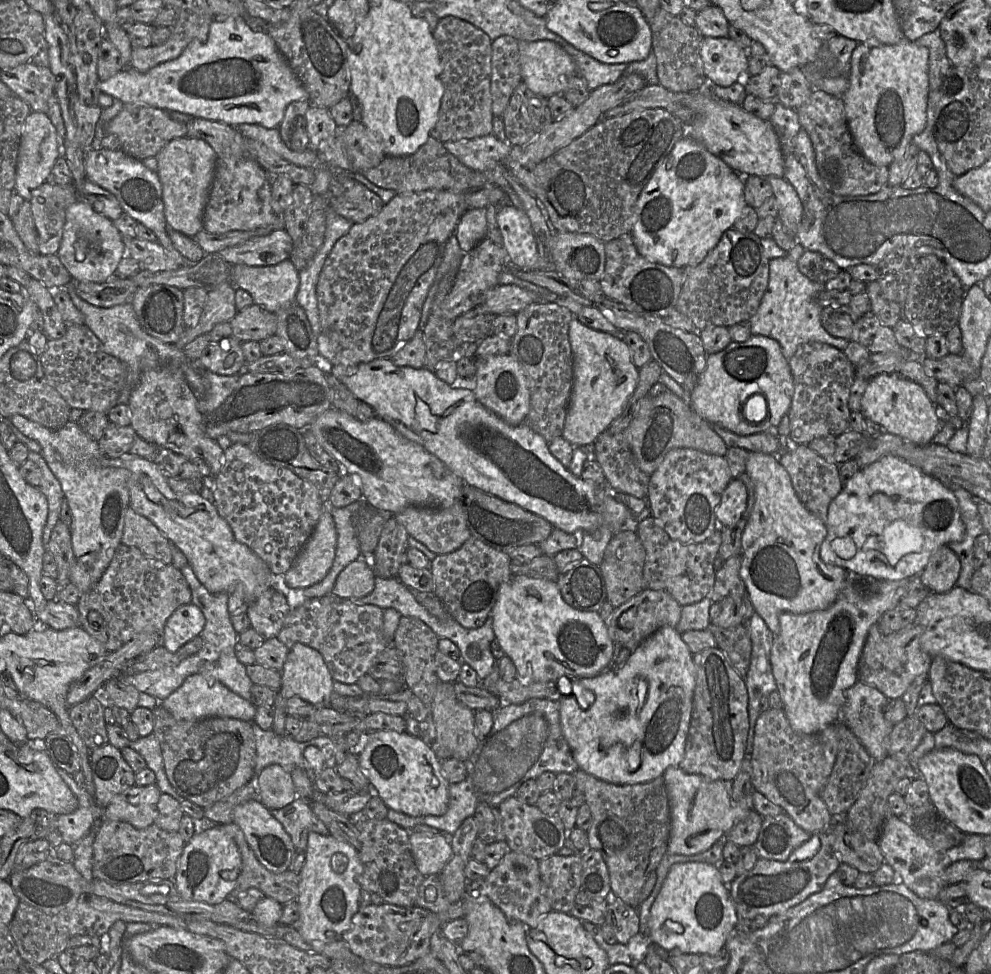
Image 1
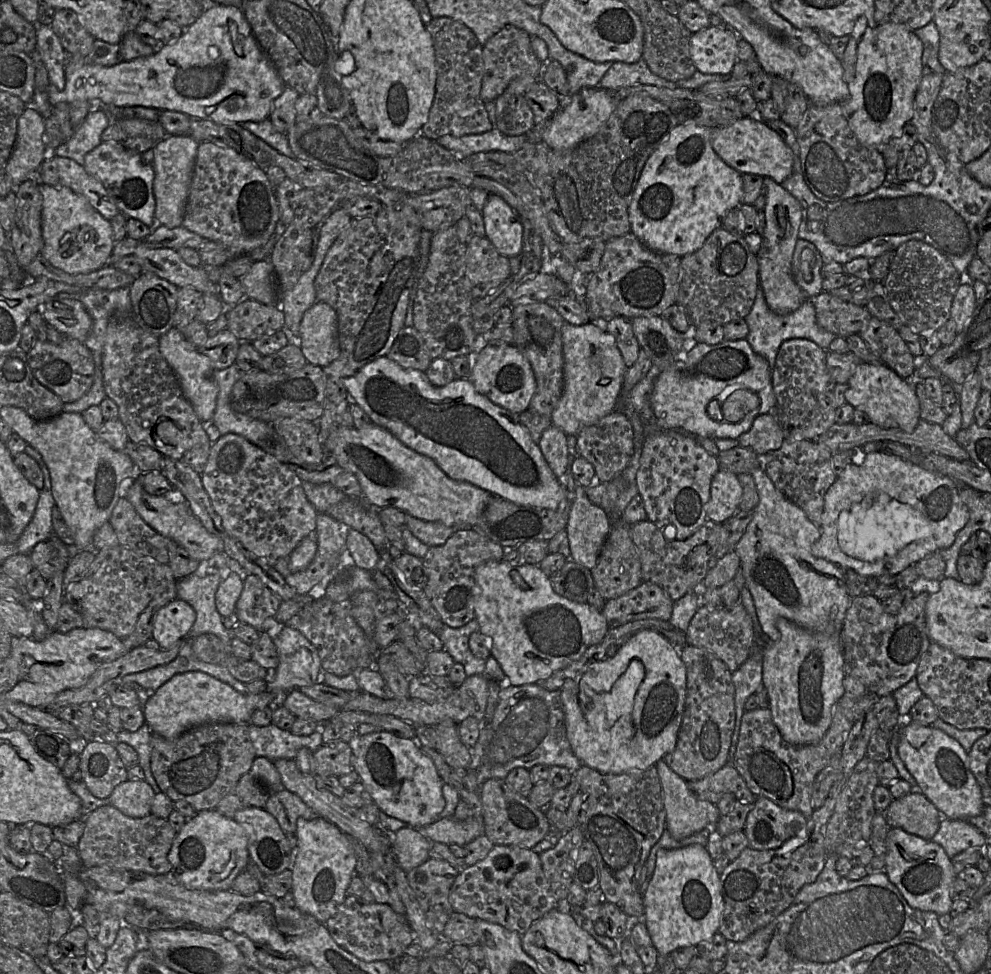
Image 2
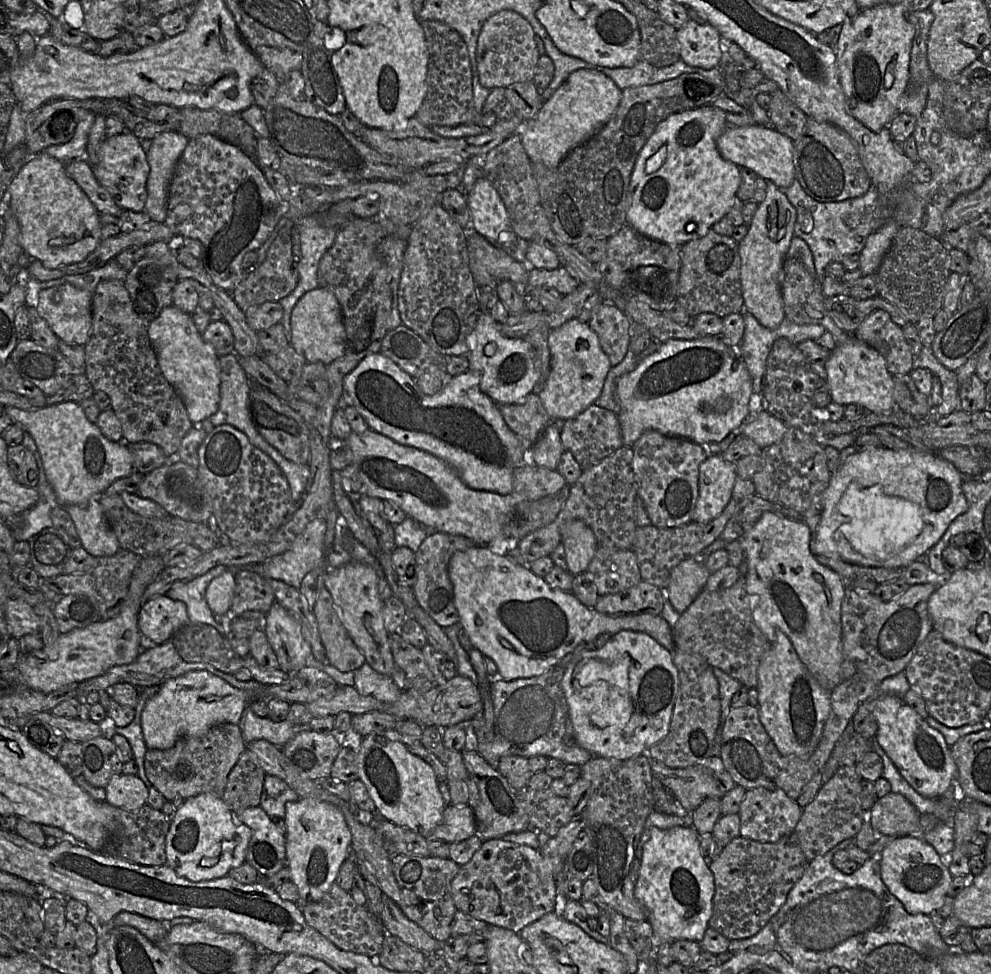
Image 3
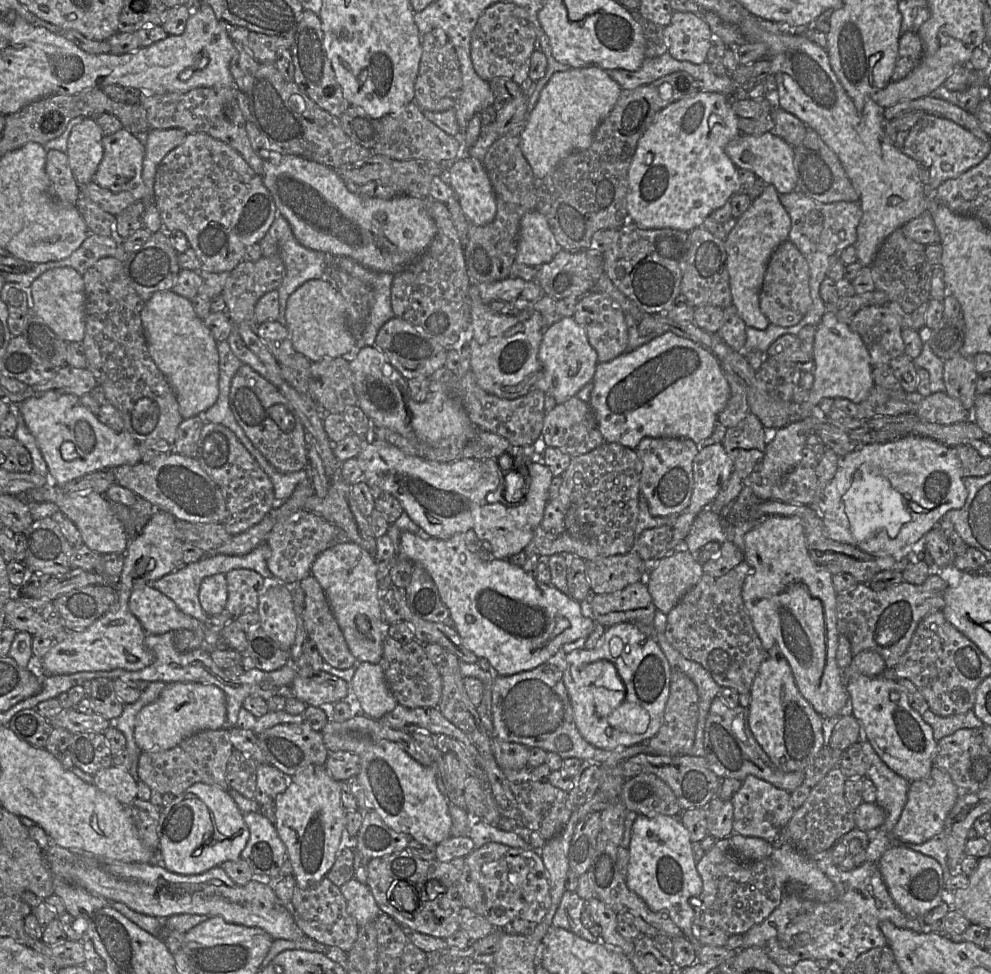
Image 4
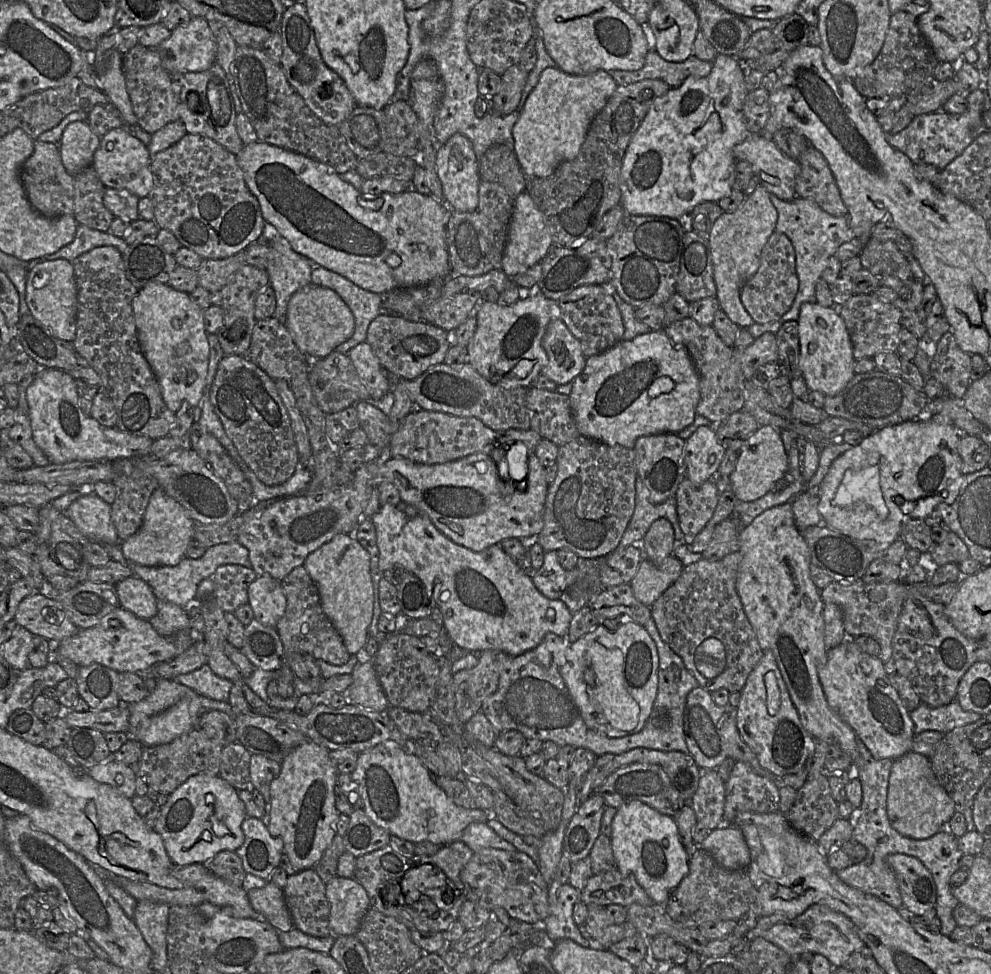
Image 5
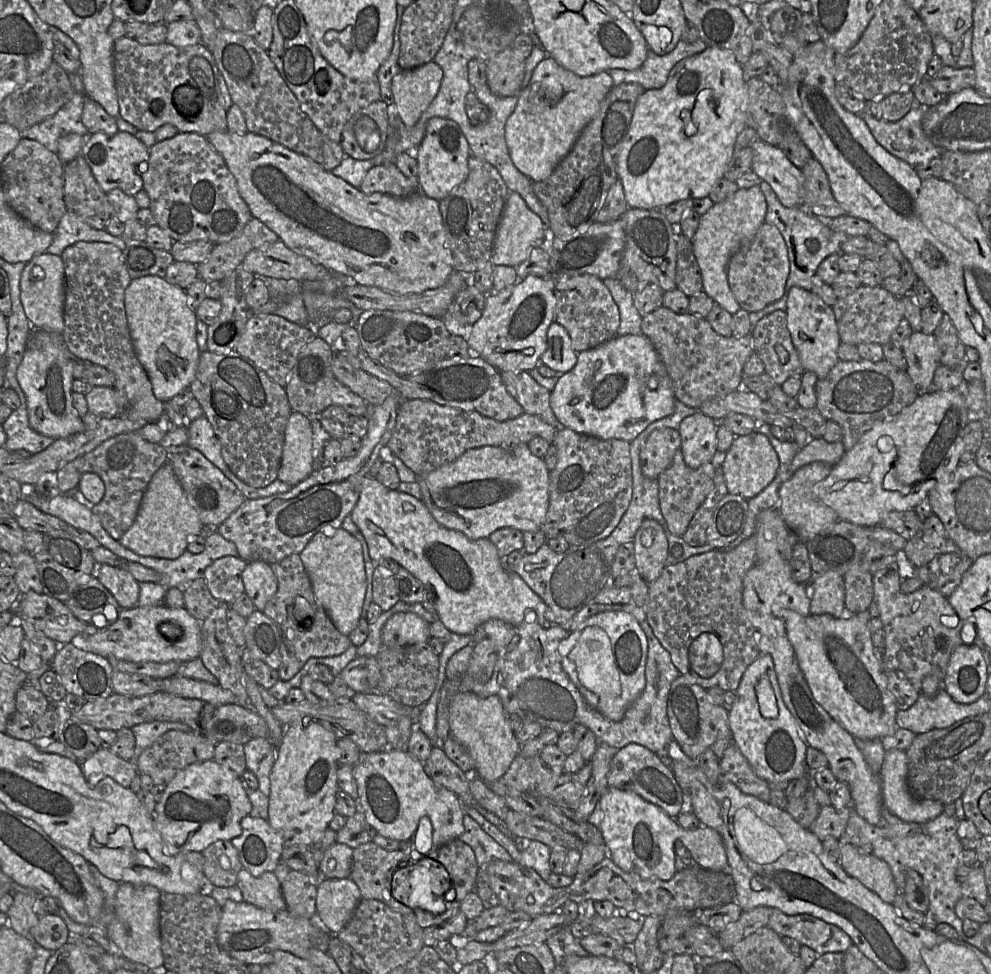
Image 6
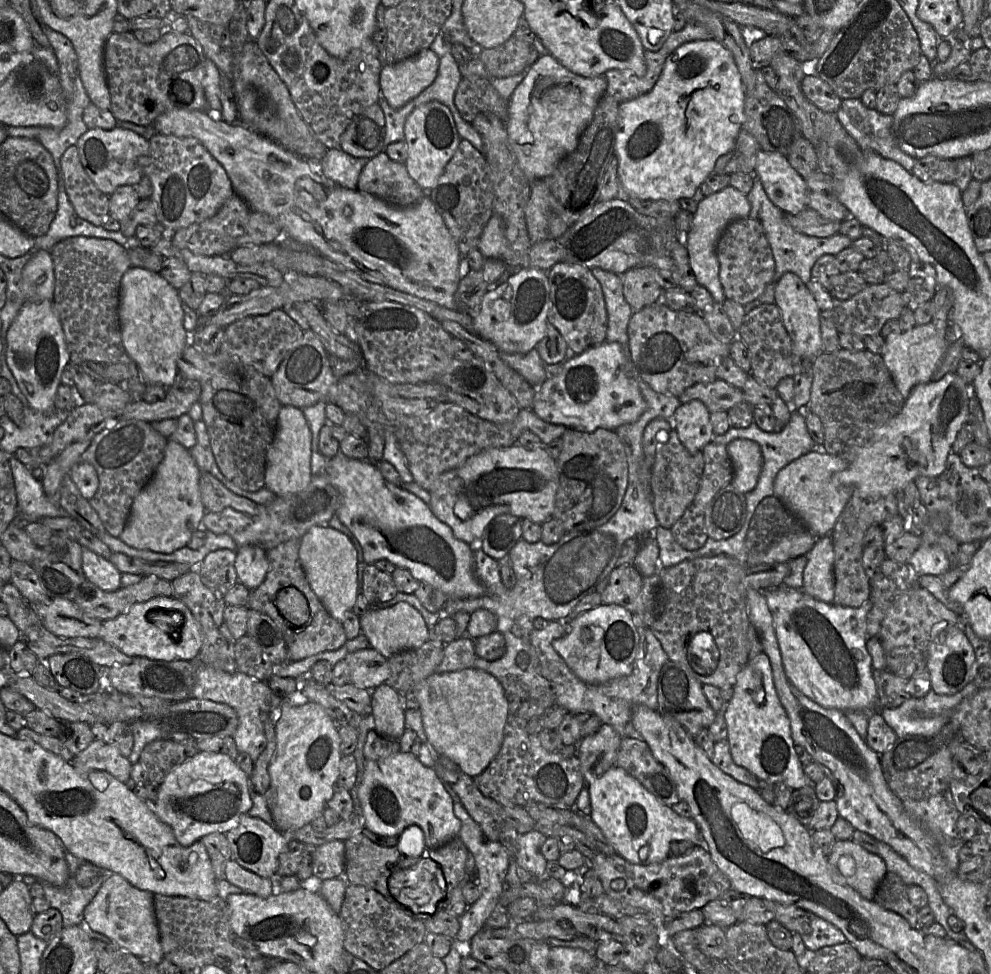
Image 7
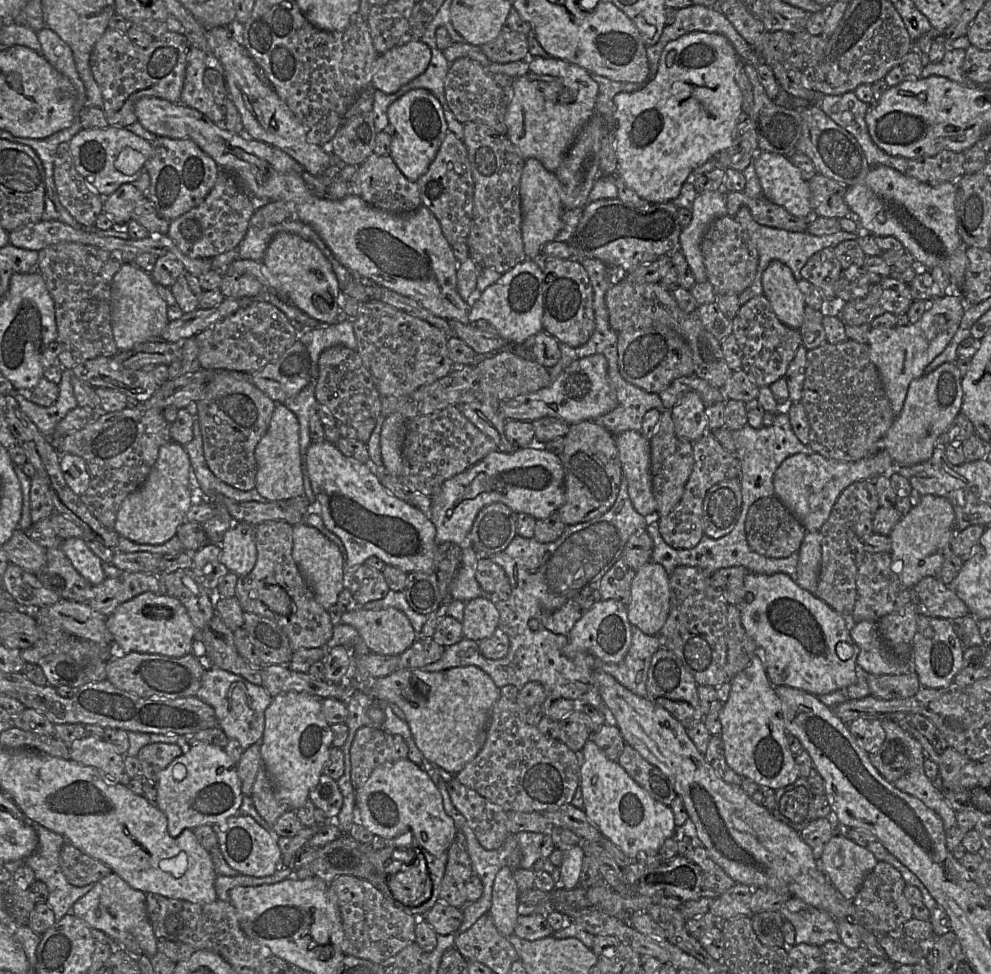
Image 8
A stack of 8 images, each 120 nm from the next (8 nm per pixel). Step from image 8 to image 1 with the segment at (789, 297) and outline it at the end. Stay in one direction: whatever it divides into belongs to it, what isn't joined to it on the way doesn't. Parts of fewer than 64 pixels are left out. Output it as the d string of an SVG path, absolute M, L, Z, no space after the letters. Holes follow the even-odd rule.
M879 374L868 380L861 399L861 413L866 419L877 423L883 431L897 435L916 445L925 446L933 442L941 431L943 421L936 412L934 404L923 388L896 374Z

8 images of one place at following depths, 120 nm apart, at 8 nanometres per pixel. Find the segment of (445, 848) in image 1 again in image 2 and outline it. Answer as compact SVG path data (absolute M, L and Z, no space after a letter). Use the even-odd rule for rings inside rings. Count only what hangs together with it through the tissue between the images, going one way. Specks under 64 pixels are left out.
M407 826L389 834L396 861L405 872L430 858L431 841L417 829Z

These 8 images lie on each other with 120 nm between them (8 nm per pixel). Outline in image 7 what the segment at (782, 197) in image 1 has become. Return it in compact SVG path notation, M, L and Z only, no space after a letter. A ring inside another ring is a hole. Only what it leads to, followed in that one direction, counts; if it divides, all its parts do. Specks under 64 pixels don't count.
M727 186L717 193L705 196L694 213L690 230L682 232L682 236L679 234L678 241L688 249L690 264L698 284L708 289L715 302L723 304L726 299L719 279L719 261L716 255L717 242L727 225L733 220L748 218L750 209L751 205L747 195L734 187Z

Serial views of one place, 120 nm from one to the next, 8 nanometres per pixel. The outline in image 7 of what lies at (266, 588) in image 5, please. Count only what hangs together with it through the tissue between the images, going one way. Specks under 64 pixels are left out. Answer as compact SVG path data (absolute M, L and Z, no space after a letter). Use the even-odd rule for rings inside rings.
M246 545L236 549L235 569L238 581L250 591L259 587L269 569L266 551L256 545Z

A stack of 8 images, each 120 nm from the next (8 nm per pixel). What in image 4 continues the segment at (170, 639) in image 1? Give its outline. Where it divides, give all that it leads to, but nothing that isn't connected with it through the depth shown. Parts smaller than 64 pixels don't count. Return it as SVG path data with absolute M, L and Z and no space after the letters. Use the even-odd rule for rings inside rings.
M150 584L133 590L129 609L147 634L208 628L203 622L184 614L170 598Z

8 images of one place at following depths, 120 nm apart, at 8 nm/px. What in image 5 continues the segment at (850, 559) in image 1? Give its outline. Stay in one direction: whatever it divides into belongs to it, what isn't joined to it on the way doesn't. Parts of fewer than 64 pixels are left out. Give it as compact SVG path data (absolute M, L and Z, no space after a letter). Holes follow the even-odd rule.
M940 415L887 425L865 436L858 445L832 462L820 484L818 510L823 518L822 524L867 546L893 543L900 538L902 526L909 519L924 520L938 504L954 503L964 476L958 453L960 437L960 431ZM906 500L913 505L910 512L903 505Z

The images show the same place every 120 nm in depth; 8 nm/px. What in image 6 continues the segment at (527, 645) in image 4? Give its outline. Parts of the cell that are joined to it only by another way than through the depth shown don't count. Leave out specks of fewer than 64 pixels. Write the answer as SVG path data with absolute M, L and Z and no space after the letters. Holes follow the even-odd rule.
M366 477L350 517L367 542L372 562L391 559L417 578L433 596L438 619L450 632L471 636L490 619L518 626L524 621L528 609L536 613L541 627L547 629L551 626L552 623L545 617L547 606L544 601L516 572L505 566L497 548L488 538L469 540L463 533L441 526L422 500L398 490L390 490L376 478Z

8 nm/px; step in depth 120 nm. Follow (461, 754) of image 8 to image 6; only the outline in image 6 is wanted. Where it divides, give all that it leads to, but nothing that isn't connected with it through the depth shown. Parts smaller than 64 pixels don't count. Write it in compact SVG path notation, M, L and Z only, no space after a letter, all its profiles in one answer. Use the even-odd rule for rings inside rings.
M470 691L456 694L449 706L449 725L450 735L469 753L477 777L485 783L498 780L519 754L520 744L497 695L480 697Z

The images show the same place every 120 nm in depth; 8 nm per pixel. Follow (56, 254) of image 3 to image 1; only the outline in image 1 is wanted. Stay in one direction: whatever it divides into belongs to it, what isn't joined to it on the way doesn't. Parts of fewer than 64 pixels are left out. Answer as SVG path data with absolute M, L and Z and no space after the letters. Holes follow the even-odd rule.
M79 198L67 208L62 240L57 256L74 281L105 283L115 276L119 262L127 254L126 246L114 223L92 207L87 198Z

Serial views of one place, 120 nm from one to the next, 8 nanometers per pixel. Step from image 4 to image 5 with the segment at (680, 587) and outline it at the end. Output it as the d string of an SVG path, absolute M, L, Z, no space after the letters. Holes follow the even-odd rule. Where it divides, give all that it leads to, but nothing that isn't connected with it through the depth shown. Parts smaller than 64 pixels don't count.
M673 555L659 564L653 564L651 561L643 559L629 585L635 597L651 607L680 577L684 567L684 564Z

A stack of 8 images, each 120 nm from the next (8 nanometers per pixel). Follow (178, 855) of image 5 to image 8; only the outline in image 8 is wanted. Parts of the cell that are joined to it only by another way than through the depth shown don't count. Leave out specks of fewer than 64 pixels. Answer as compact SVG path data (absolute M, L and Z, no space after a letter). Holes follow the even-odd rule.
M206 742L191 745L189 750L173 760L160 772L156 805L167 817L167 830L172 837L178 837L185 829L202 825L222 824L231 816L238 814L244 795L235 763L219 746Z

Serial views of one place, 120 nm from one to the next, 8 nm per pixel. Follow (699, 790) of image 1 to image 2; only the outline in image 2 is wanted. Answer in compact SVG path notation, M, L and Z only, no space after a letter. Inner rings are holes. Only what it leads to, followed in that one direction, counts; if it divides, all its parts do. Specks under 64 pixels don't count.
M663 761L655 764L658 772L666 813L666 826L671 836L677 840L687 838L707 827L715 827L721 817L716 804L698 798L688 787L685 779L673 772Z

